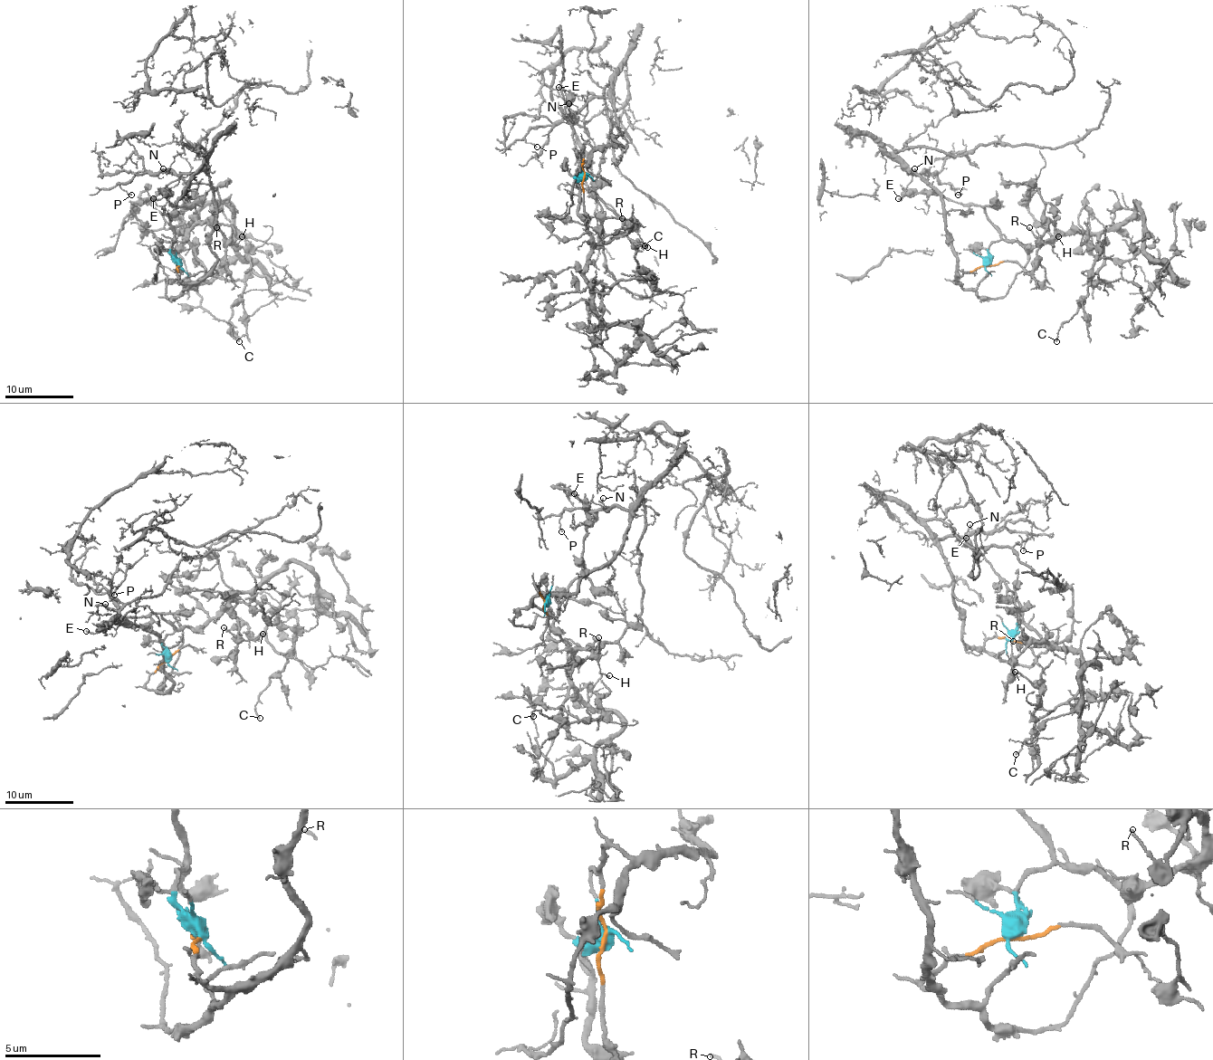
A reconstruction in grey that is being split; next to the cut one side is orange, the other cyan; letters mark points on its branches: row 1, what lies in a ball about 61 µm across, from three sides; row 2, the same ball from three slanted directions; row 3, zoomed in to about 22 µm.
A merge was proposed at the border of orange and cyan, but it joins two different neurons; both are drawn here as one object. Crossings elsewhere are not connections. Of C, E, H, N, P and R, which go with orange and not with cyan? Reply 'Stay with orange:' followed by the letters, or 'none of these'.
Stay with orange: N, P

